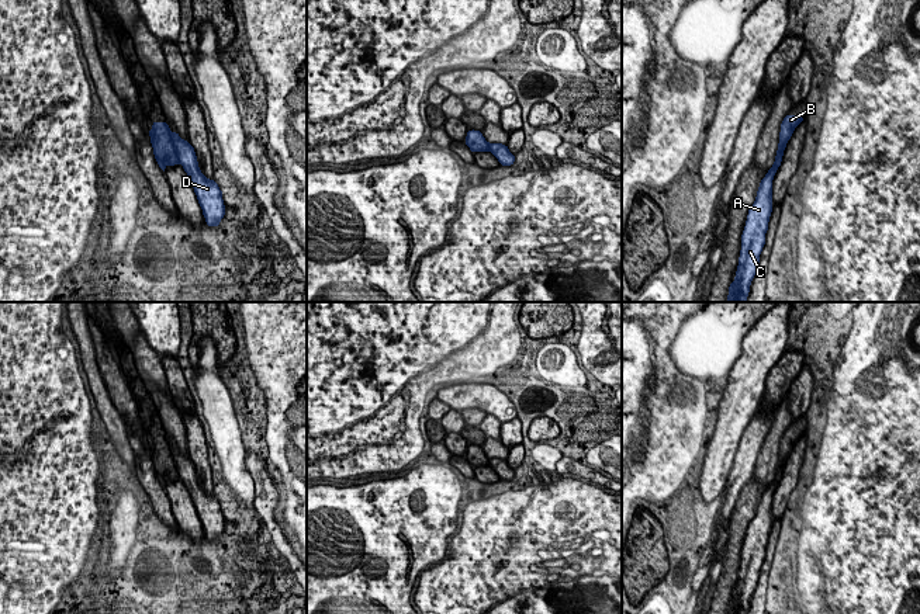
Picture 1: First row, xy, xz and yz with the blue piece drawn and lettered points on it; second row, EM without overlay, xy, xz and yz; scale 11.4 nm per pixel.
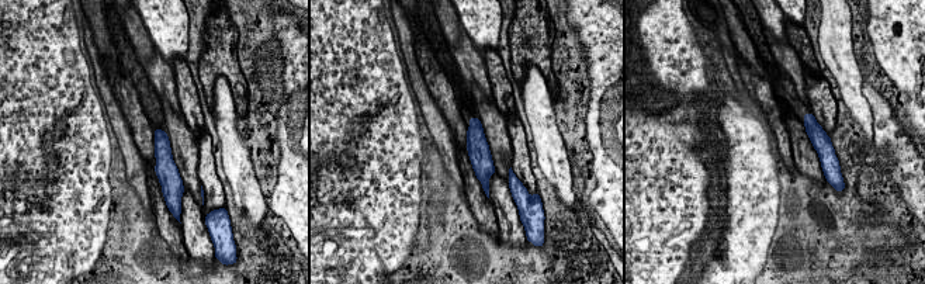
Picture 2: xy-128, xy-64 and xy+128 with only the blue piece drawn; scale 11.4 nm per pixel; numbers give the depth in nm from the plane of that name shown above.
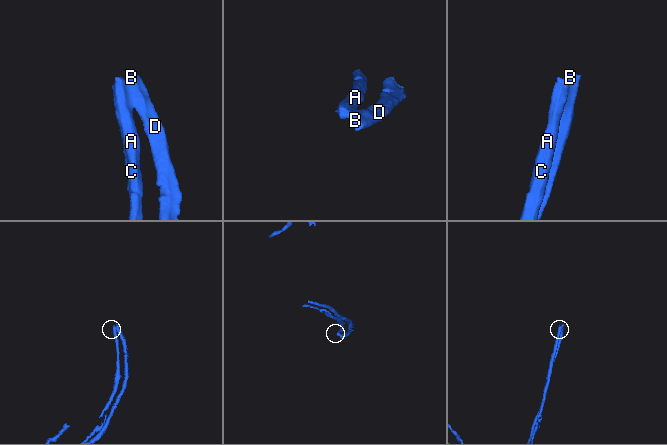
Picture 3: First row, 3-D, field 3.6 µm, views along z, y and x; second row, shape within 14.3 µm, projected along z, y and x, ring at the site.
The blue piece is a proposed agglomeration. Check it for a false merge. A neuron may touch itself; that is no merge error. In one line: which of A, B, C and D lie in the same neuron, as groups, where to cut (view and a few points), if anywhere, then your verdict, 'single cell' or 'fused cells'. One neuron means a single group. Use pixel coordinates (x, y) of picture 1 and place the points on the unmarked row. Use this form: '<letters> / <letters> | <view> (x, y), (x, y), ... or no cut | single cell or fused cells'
A C / B D | xy (170, 448), (179, 477) | fused cells

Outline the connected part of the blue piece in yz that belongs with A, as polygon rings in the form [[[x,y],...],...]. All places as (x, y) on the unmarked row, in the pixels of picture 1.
[[[778,462],[774,481],[761,495],[757,511],[748,524],[741,549],[741,565],[734,596],[729,601],[727,614],[747,614],[751,596],[757,587],[760,569],[765,559],[765,548],[772,527],[772,495],[781,481],[784,465]]]

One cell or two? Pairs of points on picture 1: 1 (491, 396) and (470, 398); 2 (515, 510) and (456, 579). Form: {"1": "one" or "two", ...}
{"1": "one", "2": "one"}

